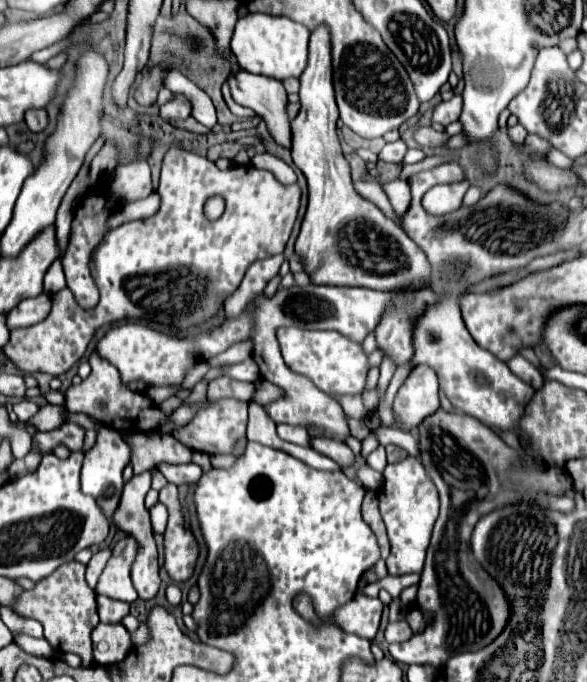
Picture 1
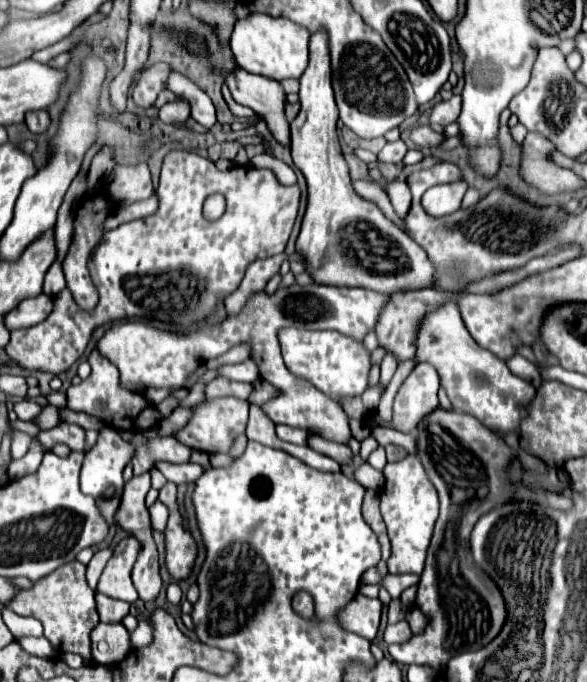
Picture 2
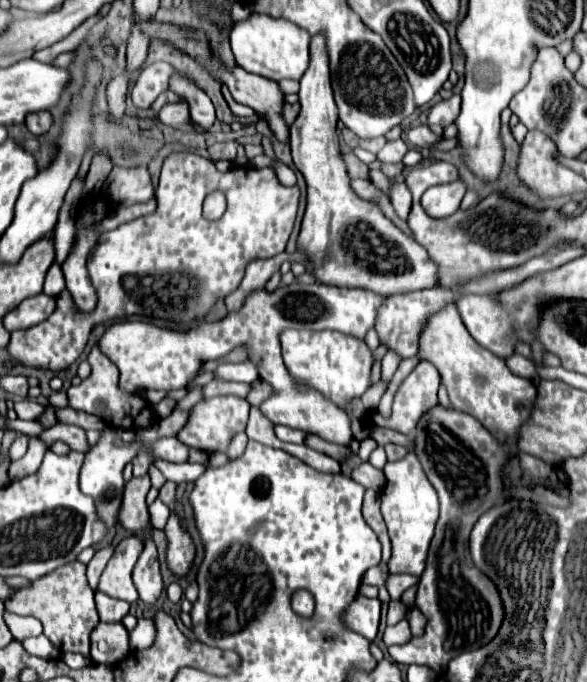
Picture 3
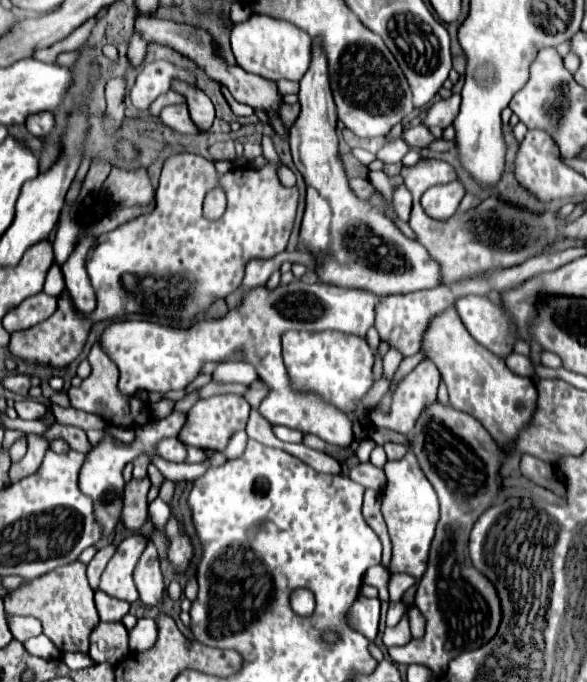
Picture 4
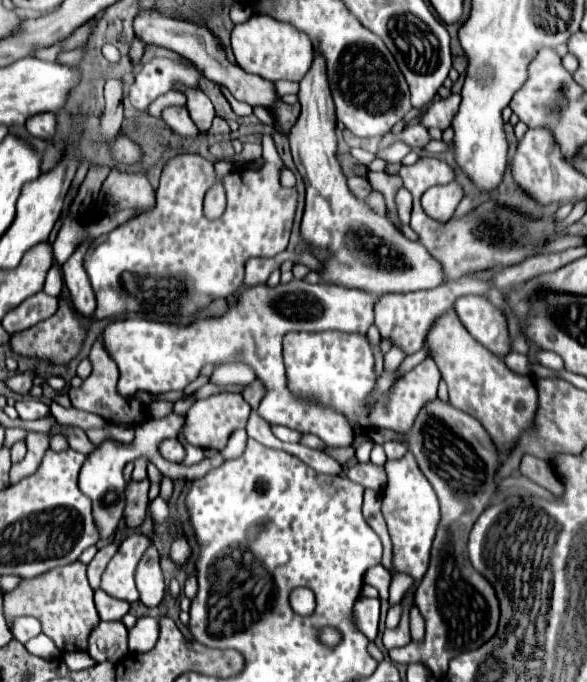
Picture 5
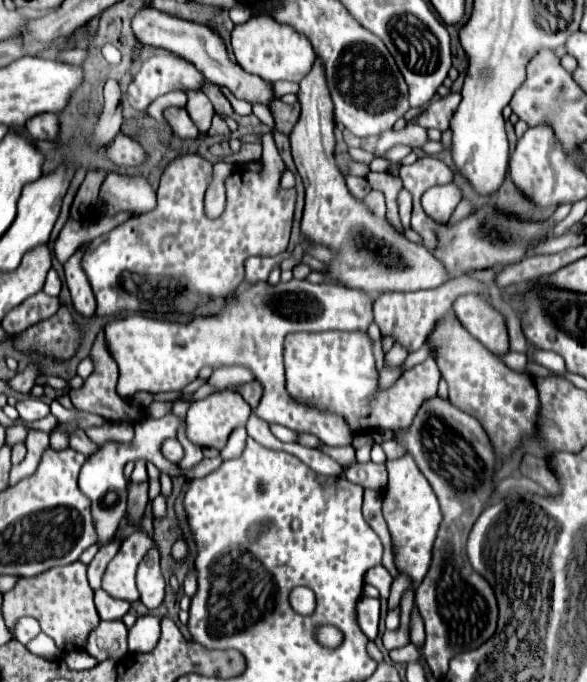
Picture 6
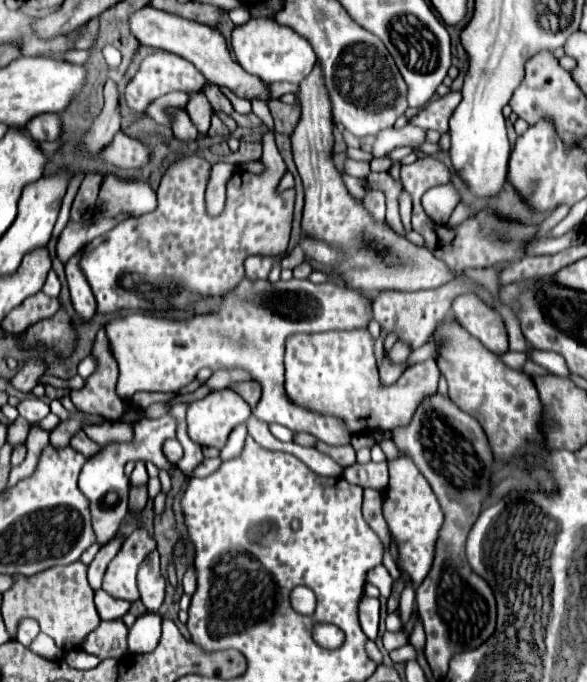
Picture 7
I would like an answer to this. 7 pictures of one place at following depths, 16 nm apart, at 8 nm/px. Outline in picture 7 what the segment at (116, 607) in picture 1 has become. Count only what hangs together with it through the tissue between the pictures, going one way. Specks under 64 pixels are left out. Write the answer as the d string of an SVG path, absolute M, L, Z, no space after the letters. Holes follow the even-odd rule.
M96 590L94 602L96 602L96 610L98 610L102 620L118 620L118 618L122 618L130 610L130 602L112 598L104 590Z

